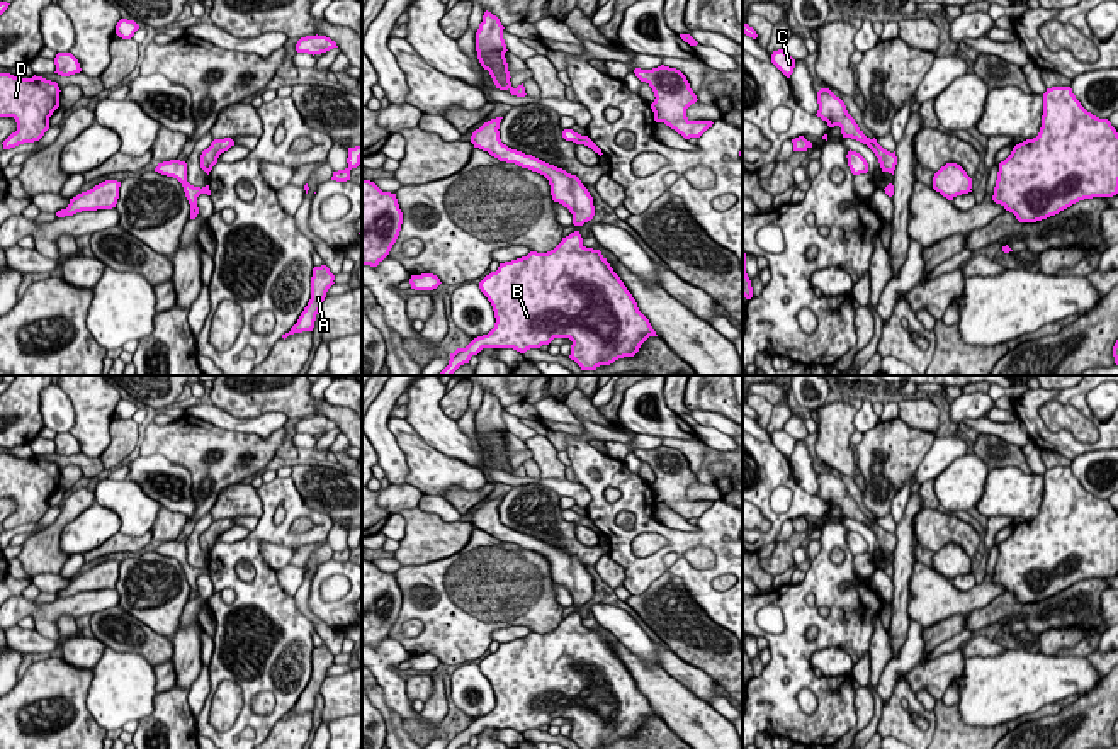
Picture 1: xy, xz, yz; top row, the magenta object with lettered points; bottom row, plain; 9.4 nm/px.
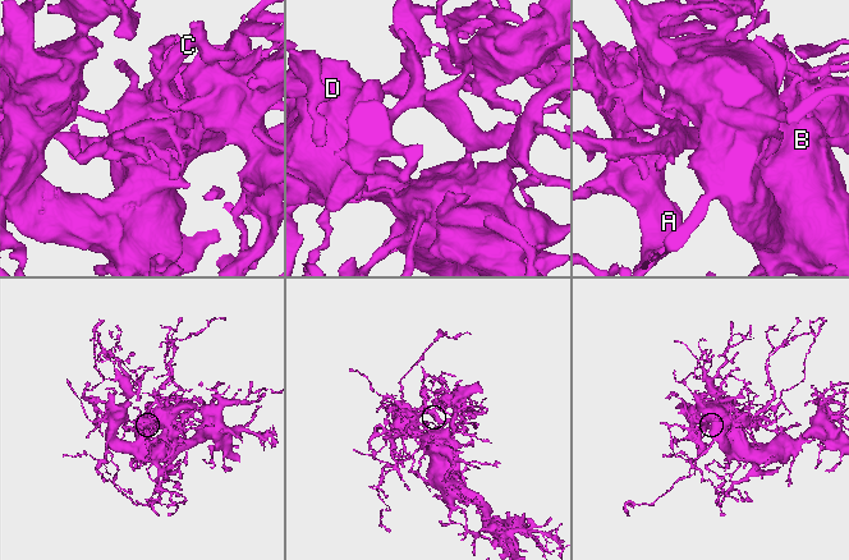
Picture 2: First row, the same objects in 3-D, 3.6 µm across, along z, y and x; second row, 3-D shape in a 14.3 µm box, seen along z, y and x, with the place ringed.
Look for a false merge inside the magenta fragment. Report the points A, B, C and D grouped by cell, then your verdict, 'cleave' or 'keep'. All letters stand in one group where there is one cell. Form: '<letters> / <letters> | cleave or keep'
A / B C D | cleave

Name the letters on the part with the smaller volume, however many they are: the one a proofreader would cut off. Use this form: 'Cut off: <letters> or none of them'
Cut off: A

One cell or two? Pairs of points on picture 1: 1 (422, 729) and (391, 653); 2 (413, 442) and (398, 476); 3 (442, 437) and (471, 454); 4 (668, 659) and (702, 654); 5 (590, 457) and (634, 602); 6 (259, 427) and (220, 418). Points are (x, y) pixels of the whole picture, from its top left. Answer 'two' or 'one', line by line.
1: one
2: two
3: one
4: two
5: two
6: one

